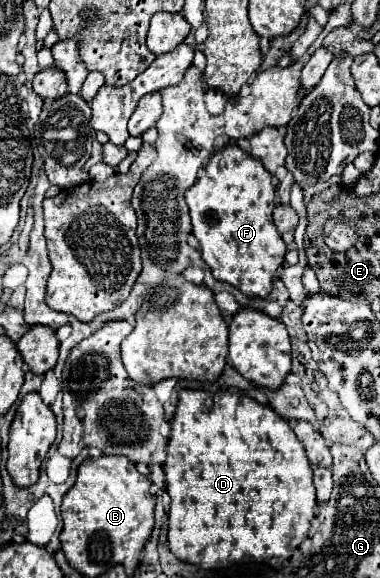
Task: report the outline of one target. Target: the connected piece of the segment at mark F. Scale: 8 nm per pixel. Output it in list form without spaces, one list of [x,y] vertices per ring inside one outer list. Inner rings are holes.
[[[226,144],[224,148],[216,150],[210,162],[206,164],[206,174],[198,178],[196,184],[186,192],[186,202],[192,218],[192,234],[200,242],[202,260],[208,264],[216,280],[232,284],[246,296],[266,298],[272,290],[276,270],[284,262],[286,244],[272,222],[272,210],[276,206],[274,192],[276,188],[272,184],[272,174],[262,166],[262,162],[254,160],[248,152],[244,152],[236,144]]]

